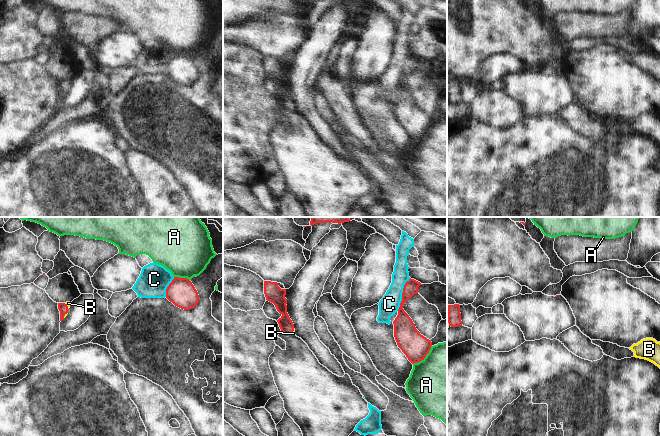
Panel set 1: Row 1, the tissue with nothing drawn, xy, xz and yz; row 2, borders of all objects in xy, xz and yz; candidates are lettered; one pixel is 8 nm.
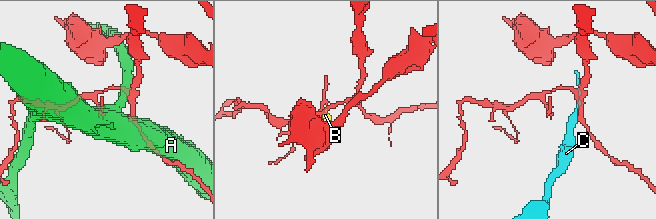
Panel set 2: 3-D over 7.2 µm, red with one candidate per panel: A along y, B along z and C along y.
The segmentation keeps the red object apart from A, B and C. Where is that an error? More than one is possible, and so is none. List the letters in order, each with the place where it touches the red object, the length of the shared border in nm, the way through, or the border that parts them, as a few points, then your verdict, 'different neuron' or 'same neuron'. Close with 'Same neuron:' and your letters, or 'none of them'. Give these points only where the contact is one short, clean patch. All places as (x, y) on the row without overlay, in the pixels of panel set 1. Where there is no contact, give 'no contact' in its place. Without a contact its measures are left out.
A: xz (424, 133) | 220 nm | different neuron
B: xy (67, 82) | 70 nm | across xy (63, 84), (67, 82), (68, 79) | same neuron
C: xz (402, 70) | 280 nm | different neuron
Same neuron: B

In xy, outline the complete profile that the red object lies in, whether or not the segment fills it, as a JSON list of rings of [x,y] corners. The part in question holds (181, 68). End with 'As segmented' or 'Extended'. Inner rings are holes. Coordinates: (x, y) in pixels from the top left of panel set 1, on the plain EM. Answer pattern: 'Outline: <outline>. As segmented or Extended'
Outline: [[[174,53],[166,65],[166,74],[175,82],[189,86],[199,78],[199,71],[192,58],[187,54]]]. As segmented.

